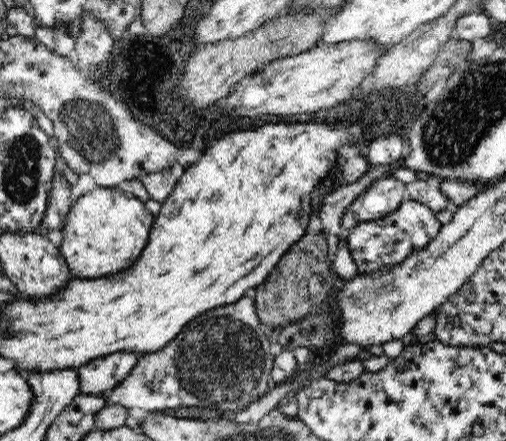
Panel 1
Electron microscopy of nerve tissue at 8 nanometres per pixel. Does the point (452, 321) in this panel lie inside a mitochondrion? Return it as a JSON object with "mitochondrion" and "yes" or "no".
{"mitochondrion":"no"}

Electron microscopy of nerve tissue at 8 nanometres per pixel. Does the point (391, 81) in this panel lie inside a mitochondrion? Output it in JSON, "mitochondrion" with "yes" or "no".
{"mitochondrion":"no"}

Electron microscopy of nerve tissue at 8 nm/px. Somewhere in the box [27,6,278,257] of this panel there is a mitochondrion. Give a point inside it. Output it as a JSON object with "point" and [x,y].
{"point":[89,128]}

